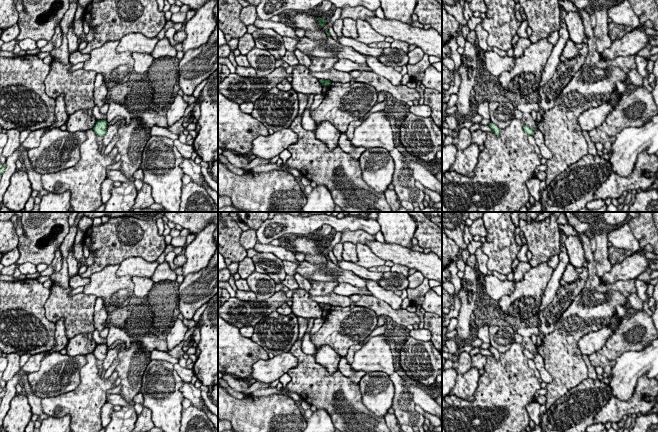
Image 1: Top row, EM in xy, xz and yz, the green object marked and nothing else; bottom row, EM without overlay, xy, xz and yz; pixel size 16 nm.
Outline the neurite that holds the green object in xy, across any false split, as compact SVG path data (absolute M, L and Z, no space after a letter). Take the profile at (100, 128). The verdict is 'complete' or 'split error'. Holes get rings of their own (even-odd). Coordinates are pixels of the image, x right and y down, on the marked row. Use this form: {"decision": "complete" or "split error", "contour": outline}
{"decision": "complete", "contour": "M98 120L96 122L93 130L97 134L97 136L104 137L104 135L107 133L107 124L108 122L106 120Z"}

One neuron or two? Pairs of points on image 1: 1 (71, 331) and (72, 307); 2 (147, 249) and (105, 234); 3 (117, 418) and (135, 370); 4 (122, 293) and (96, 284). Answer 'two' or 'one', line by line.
1: one
2: one
3: one
4: one

